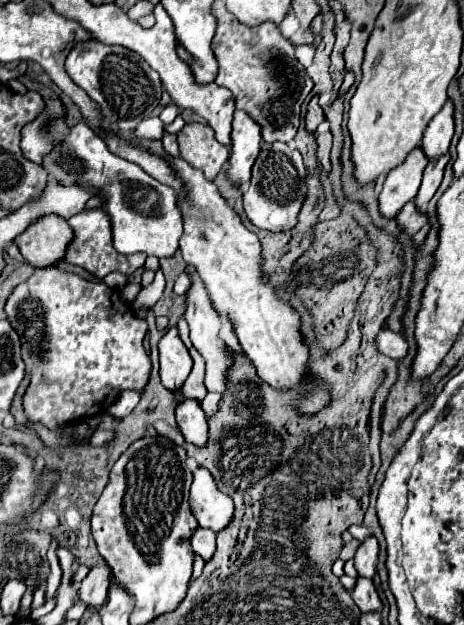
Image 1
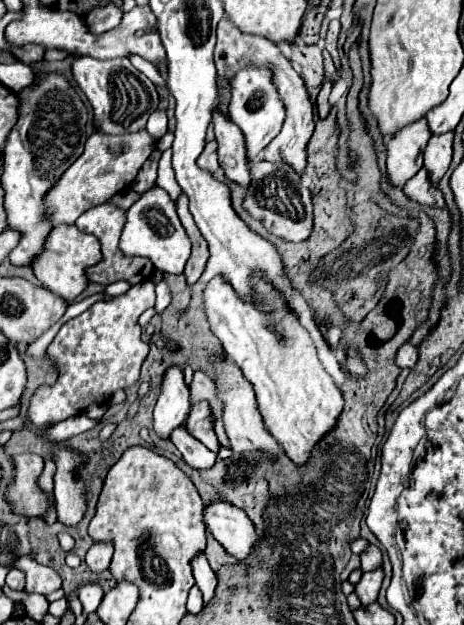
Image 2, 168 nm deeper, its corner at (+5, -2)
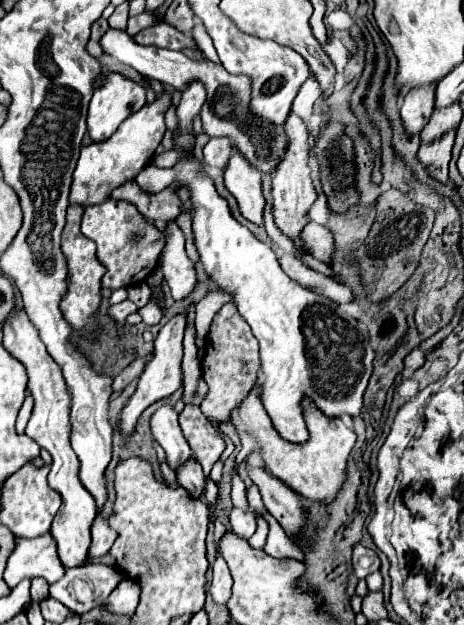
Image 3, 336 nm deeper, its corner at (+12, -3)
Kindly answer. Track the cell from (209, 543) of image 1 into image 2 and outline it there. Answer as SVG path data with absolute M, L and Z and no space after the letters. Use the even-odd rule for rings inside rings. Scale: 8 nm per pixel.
M199 555L197 559L193 559L193 575L195 575L195 581L197 581L197 587L201 589L203 593L203 605L207 605L213 595L215 595L215 583L217 583L217 577L215 573L211 571L205 555Z

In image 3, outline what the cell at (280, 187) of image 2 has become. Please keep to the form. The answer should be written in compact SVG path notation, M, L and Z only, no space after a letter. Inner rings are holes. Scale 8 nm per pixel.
M308 218L304 230L300 232L298 238L314 258L322 260L324 264L330 262L330 254L332 254L332 234L330 234L330 230L326 230L324 226L320 226L320 224L316 224Z

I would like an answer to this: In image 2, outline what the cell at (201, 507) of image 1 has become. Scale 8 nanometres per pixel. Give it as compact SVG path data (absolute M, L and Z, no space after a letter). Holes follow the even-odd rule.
M215 501L205 509L205 523L231 557L245 563L253 555L259 535L253 521L239 507Z

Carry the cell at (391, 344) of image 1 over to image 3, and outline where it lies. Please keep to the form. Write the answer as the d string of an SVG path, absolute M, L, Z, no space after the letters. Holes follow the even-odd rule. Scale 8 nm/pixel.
M414 348L406 358L404 358L404 368L406 370L418 370L424 364L424 352L420 348Z

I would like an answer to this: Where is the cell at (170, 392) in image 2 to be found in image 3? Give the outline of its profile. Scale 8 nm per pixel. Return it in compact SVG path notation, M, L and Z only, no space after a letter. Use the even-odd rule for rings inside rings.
M170 404L160 406L152 414L150 432L152 432L152 438L164 448L168 466L172 470L192 456L192 450L188 448L188 442L184 440L180 426L178 426L178 414Z

